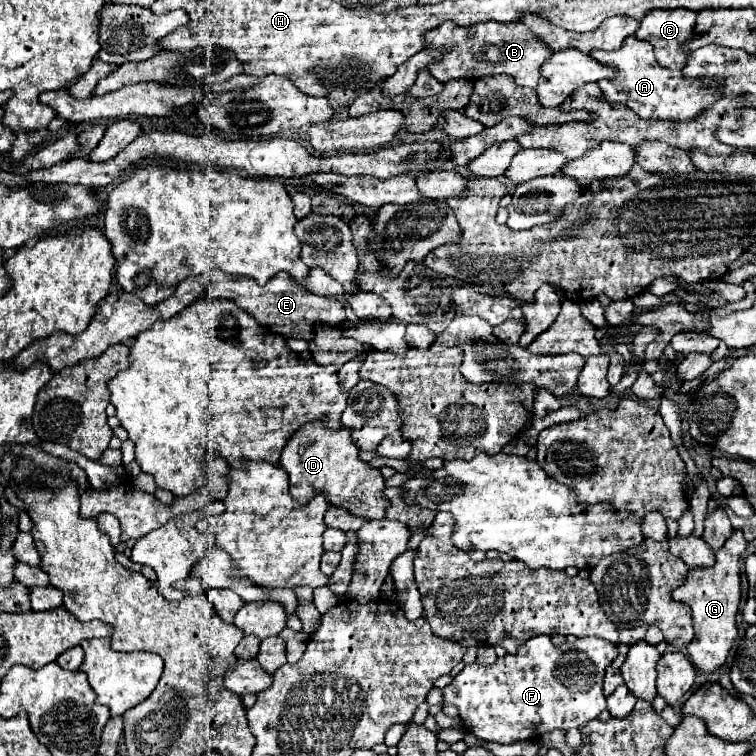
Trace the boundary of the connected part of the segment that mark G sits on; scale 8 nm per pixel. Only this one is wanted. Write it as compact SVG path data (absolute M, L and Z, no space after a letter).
M734 528L726 544L716 552L716 564L710 568L692 568L682 586L672 592L672 598L686 602L692 608L694 640L688 644L688 656L702 672L714 672L726 662L732 640L736 638L736 612L740 604L740 554L746 550L742 530Z

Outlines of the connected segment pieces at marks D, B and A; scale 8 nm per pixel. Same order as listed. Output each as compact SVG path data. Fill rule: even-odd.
M310 422L300 430L290 434L282 456L280 466L290 476L290 494L300 502L308 502L314 494L324 492L328 502L334 506L344 506L352 514L366 518L382 518L388 508L388 500L382 496L386 482L378 468L372 468L368 462L358 458L358 446L350 438L350 428L340 426L332 430L326 422Z
M494 20L472 26L456 26L454 22L442 22L434 32L428 32L426 46L450 48L450 54L442 62L428 66L430 74L440 82L448 82L452 78L476 80L478 76L508 74L514 78L516 84L526 88L536 88L540 80L542 62L546 62L548 56L552 54L548 44L542 44L538 36L534 36L522 22L498 24Z
M628 36L620 50L614 52L596 50L592 52L592 58L596 58L600 64L618 68L618 76L614 80L598 82L606 100L610 100L612 104L626 104L640 118L678 120L678 122L692 120L694 116L700 116L706 108L710 108L710 104L714 104L718 96L722 96L722 84L714 84L714 80L686 80L682 72L662 68L656 62L650 44L634 36Z

